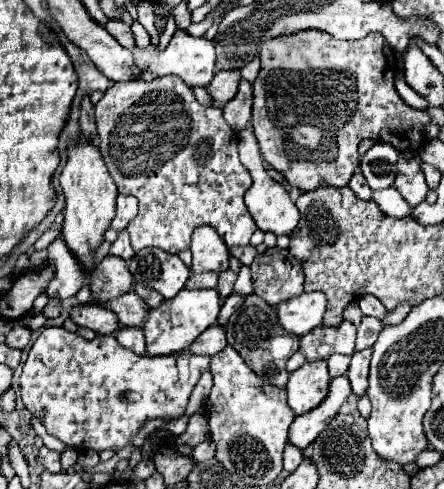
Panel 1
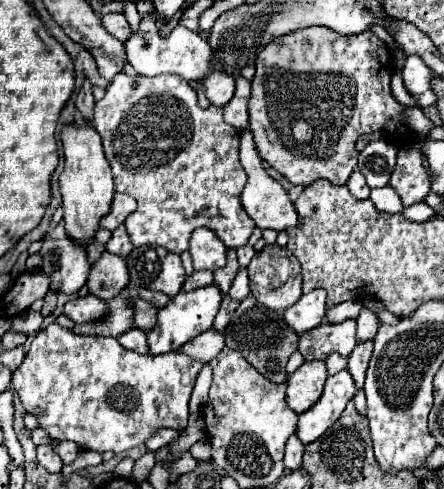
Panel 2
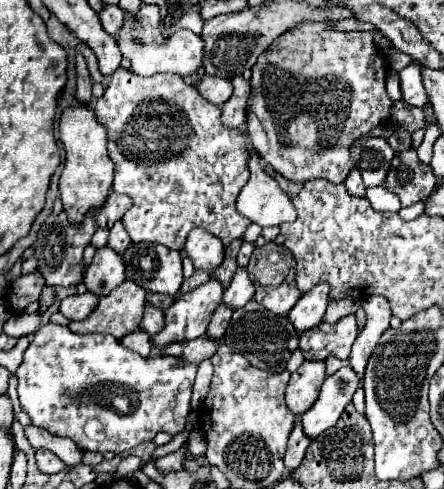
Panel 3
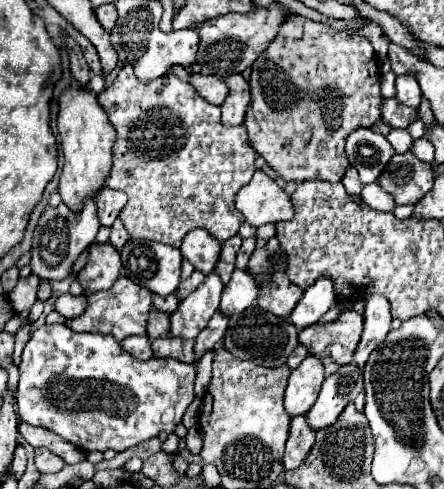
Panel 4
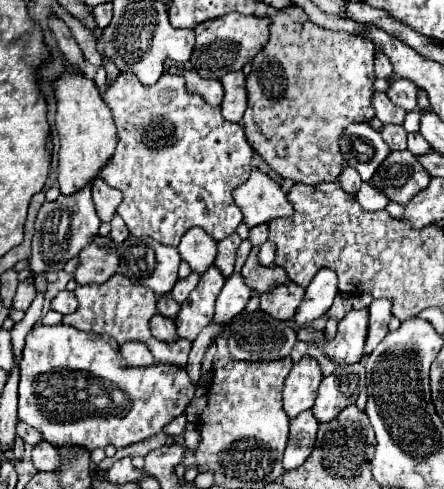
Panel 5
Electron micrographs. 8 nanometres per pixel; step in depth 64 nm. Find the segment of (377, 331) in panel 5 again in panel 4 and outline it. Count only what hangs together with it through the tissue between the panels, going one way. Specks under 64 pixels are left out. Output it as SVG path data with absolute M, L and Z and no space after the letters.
M368 296L364 308L364 332L362 340L354 352L354 364L360 368L366 364L370 352L384 340L390 332L390 304L384 296Z

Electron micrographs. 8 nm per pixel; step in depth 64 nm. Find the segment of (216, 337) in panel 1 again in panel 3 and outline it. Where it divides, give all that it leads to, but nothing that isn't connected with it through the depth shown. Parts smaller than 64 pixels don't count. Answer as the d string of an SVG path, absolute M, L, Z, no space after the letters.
M200 336L196 340L188 340L188 342L180 342L180 344L168 344L160 350L162 354L170 354L170 356L180 356L184 362L202 362L206 358L210 358L216 352L216 342L208 340L206 336Z

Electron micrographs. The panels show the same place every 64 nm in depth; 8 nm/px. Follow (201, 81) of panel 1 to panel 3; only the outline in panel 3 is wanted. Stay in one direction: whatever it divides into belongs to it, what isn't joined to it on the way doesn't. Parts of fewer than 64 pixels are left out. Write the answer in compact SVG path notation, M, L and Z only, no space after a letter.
M142 4L134 16L124 10L124 24L116 36L116 42L122 56L130 60L132 72L136 72L138 76L154 76L162 72L174 72L186 76L196 72L202 66L204 56L202 38L190 30L178 30L170 38L164 38L158 28L158 22L160 22L160 8L156 4Z

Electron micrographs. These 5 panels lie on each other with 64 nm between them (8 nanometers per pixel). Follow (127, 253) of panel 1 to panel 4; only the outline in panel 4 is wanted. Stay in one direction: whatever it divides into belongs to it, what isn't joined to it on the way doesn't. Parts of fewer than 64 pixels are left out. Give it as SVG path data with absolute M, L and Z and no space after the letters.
M116 218L114 220L114 224L112 224L112 234L110 234L110 244L116 248L116 250L120 250L124 244L126 244L126 240L128 240L128 232L126 232L126 228L124 228L124 224Z

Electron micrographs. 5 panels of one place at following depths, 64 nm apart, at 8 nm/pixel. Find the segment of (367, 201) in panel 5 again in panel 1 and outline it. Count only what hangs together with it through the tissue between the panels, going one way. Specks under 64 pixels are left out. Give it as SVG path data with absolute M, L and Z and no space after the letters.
M386 188L386 190L376 190L372 192L372 200L378 204L378 208L394 218L402 218L408 216L412 212L412 208L406 204L406 200L400 196L400 192L396 188Z

